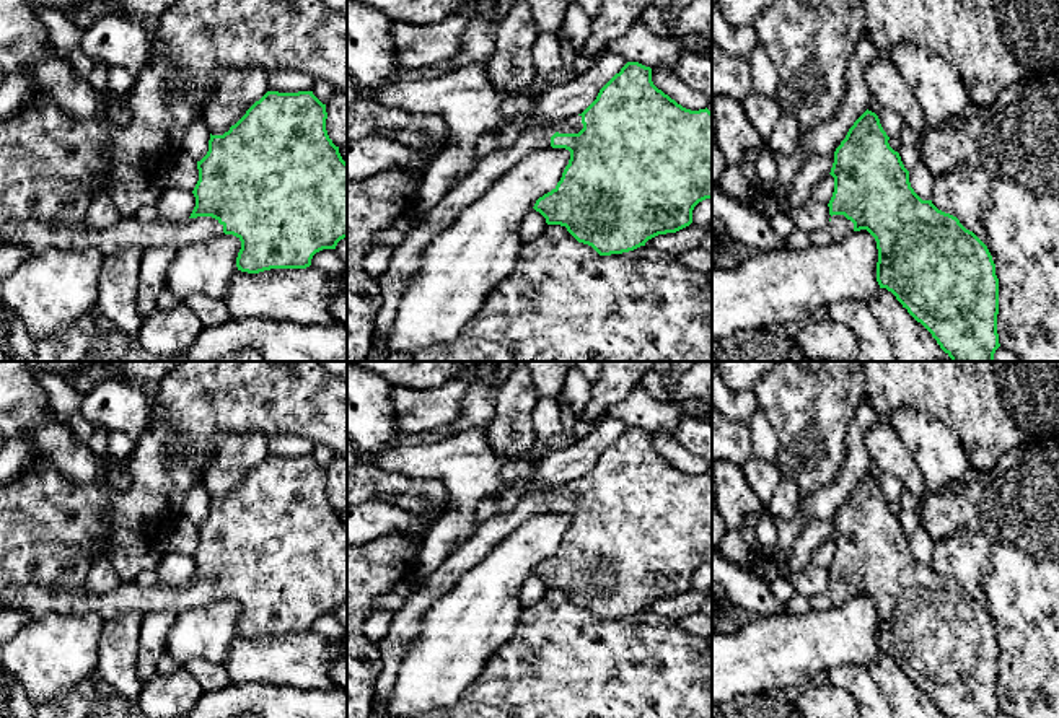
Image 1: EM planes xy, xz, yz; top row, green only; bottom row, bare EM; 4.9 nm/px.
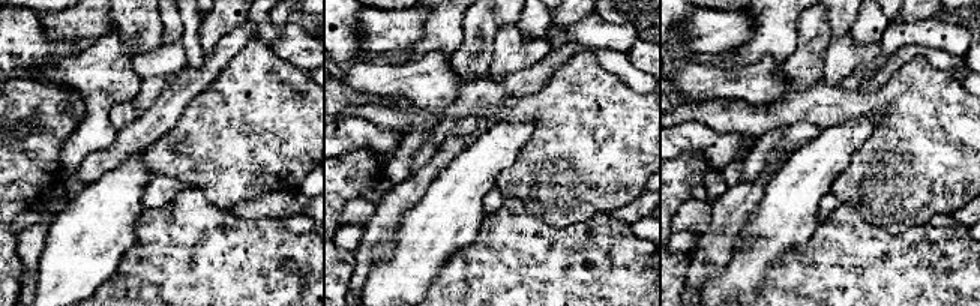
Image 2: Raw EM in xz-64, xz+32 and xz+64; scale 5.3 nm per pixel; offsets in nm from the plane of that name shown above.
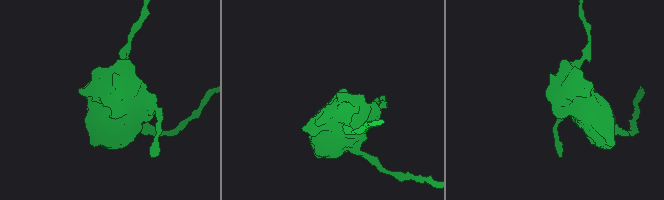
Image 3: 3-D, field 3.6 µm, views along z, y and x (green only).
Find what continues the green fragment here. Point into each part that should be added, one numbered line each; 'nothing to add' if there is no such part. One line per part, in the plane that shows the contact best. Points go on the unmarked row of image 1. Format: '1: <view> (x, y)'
1: xz (574, 489)

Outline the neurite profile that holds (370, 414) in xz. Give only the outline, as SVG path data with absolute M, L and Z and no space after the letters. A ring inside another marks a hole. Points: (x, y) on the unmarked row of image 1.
M347 361L347 440L365 456L402 436L396 428L391 384Z

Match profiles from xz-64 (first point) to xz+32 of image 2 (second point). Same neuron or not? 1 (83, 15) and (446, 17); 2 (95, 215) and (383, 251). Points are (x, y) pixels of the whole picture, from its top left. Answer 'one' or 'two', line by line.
1: two
2: two

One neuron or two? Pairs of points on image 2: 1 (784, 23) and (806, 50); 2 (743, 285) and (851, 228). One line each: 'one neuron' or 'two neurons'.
1: two neurons
2: two neurons

